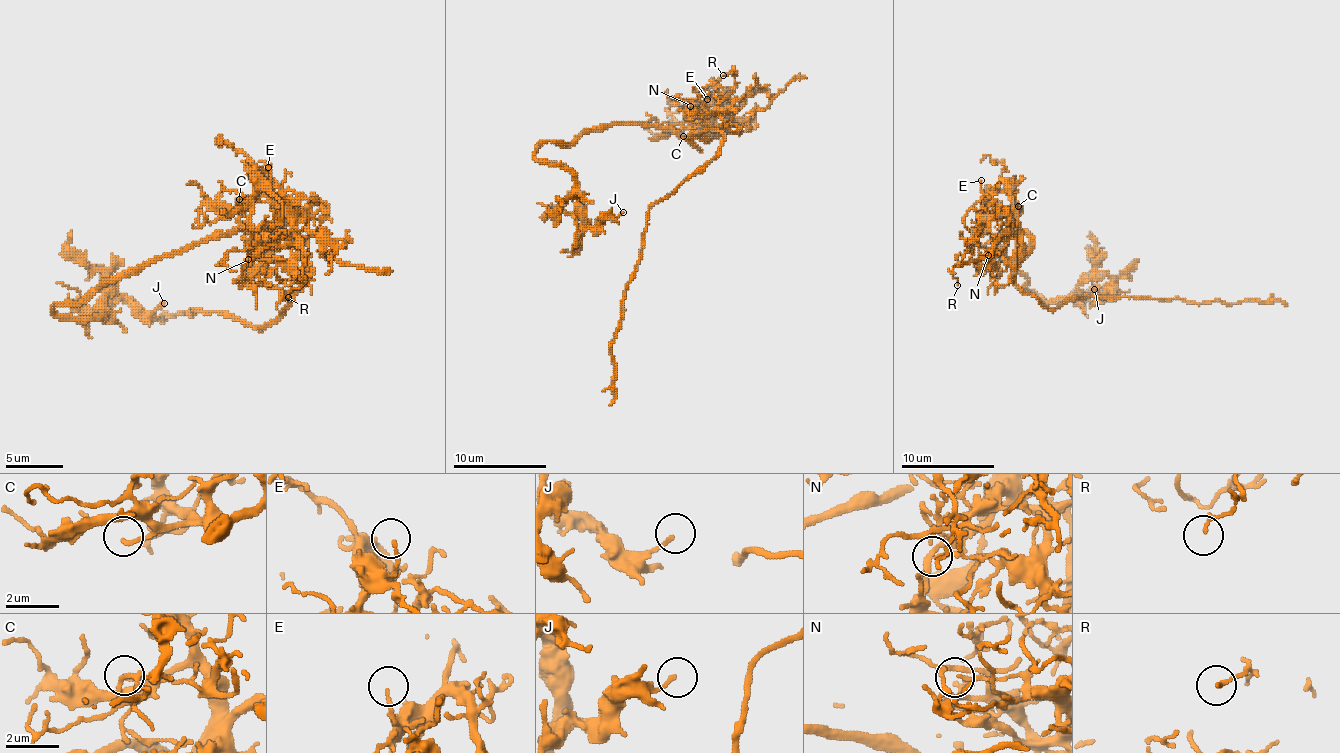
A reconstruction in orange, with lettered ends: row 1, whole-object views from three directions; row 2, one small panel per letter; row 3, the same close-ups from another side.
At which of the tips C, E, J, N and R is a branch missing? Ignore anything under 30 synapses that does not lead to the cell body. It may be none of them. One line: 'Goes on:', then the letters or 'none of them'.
Goes on: none of them

